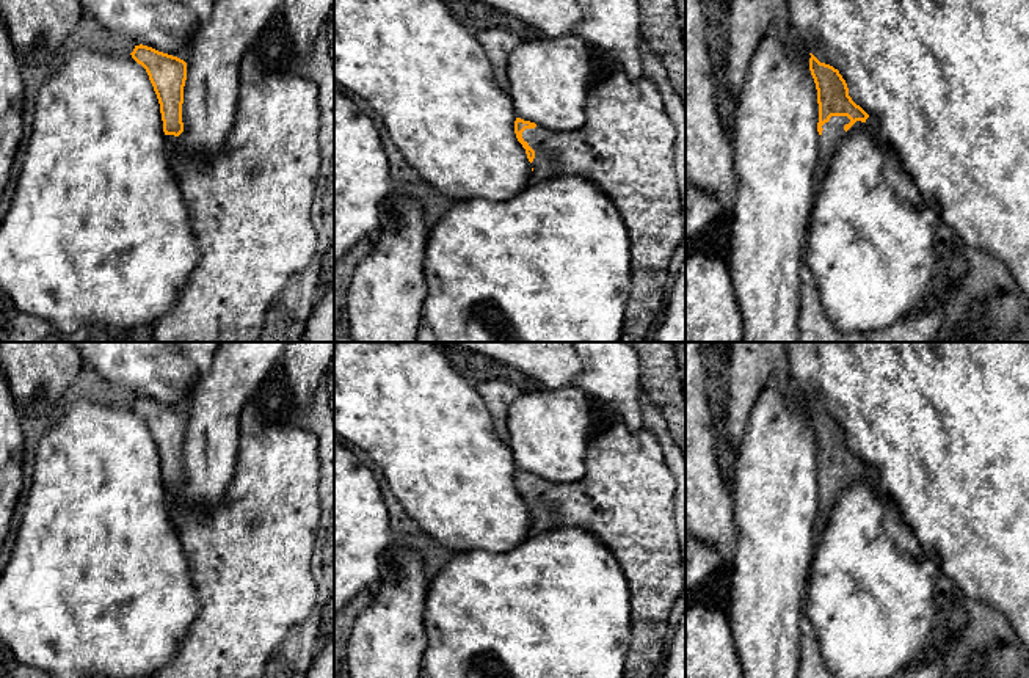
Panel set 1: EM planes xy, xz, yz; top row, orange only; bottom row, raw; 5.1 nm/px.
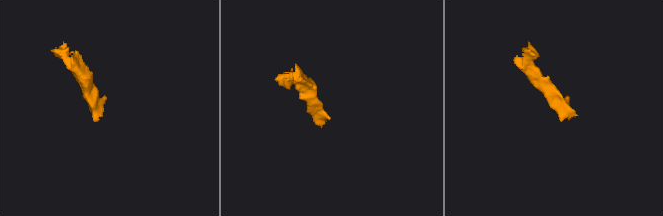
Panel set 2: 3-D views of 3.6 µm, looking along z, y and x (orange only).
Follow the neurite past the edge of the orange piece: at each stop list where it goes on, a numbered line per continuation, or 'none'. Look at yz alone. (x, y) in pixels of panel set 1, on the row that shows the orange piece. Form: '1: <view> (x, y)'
1: yz (833, 132)

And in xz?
1: xz (626, 146)

